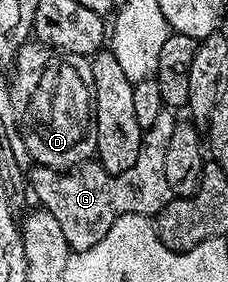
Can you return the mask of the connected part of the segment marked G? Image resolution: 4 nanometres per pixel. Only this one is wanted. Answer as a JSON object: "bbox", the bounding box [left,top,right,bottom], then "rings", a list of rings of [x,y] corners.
{"bbox":[30,110,178,252],"rings":[[[171,110],[158,113],[154,125],[147,127],[144,140],[138,153],[138,161],[126,169],[126,173],[111,175],[102,169],[99,161],[89,161],[75,169],[66,171],[55,171],[52,167],[33,166],[30,171],[30,191],[36,194],[36,199],[43,210],[50,214],[62,225],[62,233],[66,233],[66,241],[73,252],[90,249],[92,244],[102,241],[106,233],[110,233],[110,225],[118,221],[123,215],[147,215],[154,217],[169,201],[173,193],[170,185],[166,185],[166,145],[170,145],[170,133],[174,133],[174,125],[178,121],[177,116]]]}

